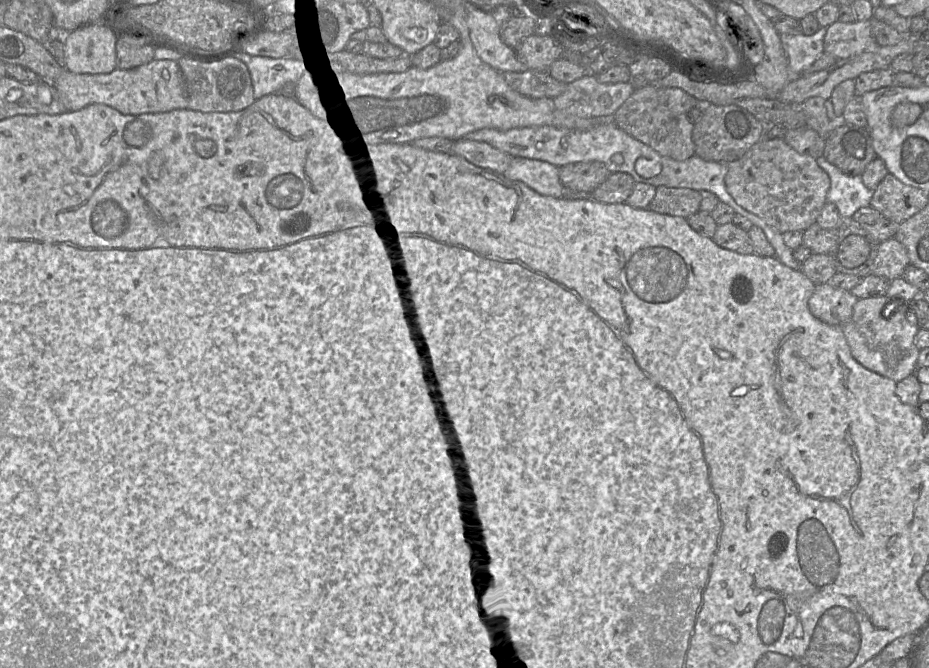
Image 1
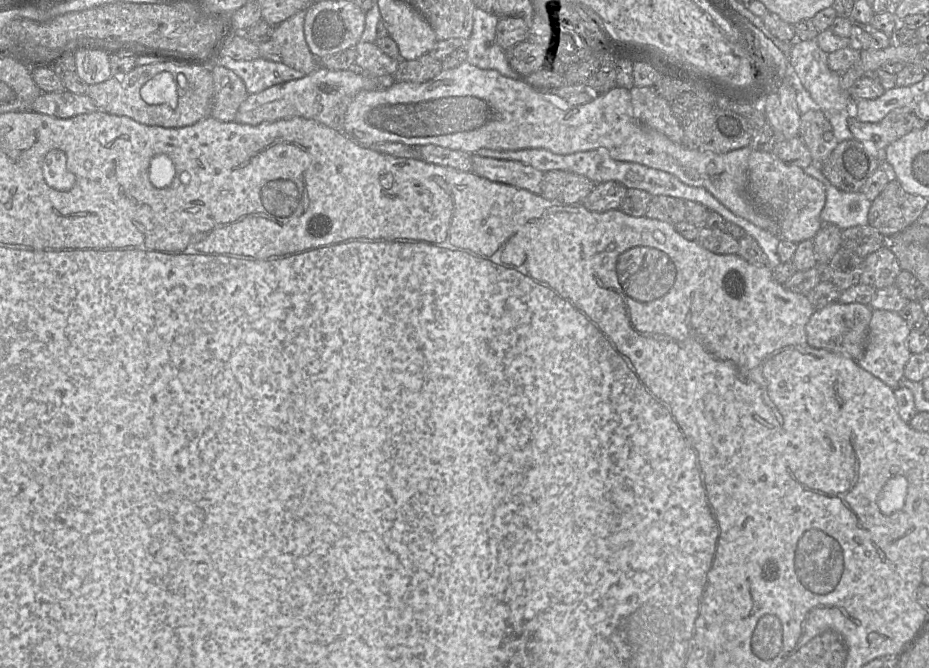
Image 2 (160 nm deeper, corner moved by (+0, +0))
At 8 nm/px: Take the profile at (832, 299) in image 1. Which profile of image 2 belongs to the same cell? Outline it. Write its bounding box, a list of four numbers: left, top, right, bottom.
[806,302,873,361]

